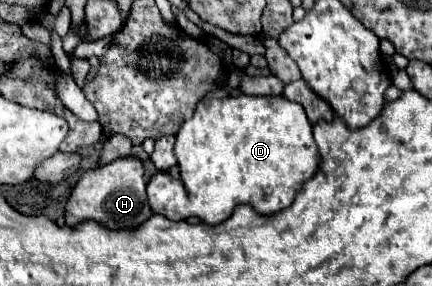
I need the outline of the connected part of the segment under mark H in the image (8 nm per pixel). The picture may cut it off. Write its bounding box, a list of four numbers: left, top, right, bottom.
[66,156,152,228]

